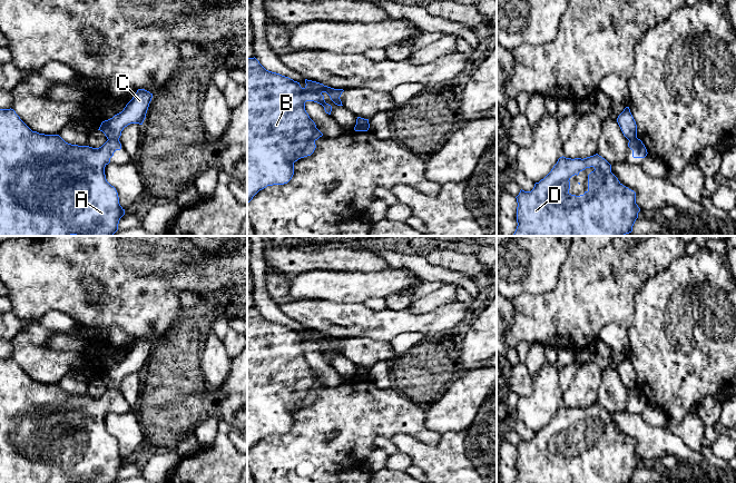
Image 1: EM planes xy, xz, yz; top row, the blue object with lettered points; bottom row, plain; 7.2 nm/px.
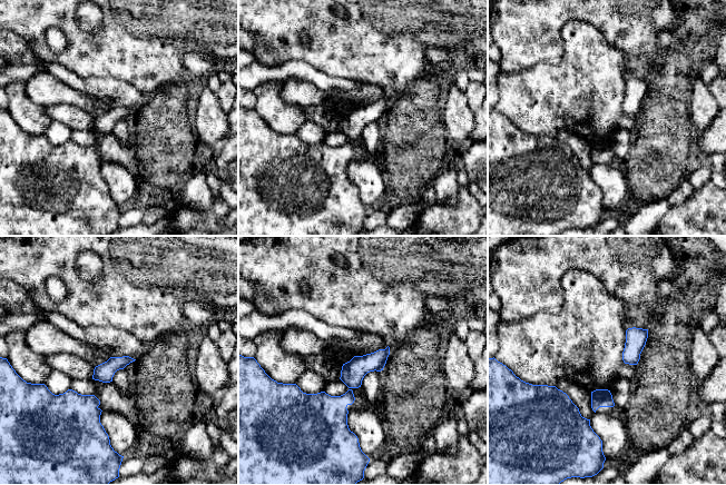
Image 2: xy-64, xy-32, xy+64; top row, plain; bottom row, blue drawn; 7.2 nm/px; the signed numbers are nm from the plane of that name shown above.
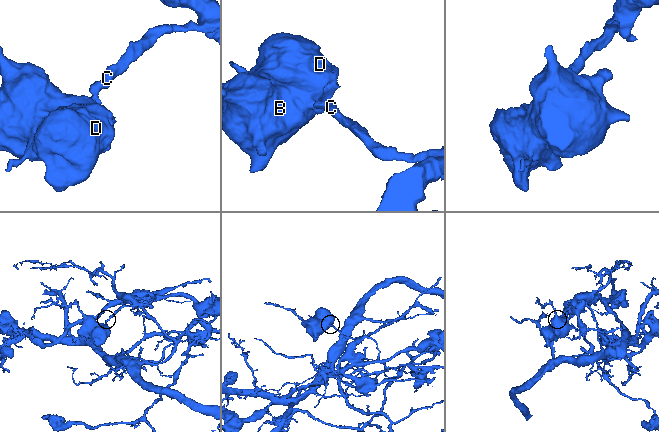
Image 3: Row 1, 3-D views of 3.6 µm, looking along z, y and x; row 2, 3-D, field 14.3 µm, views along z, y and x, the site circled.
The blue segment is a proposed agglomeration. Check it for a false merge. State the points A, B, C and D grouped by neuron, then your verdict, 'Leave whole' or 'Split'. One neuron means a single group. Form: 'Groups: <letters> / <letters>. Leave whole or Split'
Groups: A B D / C. Split

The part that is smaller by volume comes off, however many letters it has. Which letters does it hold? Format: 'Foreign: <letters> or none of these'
Foreign: A, B, D

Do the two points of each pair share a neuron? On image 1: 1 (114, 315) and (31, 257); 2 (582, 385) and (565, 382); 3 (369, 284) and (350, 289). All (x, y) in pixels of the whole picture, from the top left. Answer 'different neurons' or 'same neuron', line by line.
1: same neuron
2: different neurons
3: same neuron

